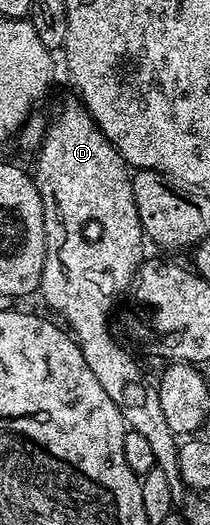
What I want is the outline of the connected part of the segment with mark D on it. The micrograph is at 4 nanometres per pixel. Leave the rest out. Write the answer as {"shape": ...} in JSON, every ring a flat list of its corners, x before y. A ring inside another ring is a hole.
{"shape":[[71,99,61,102,52,120,50,116,44,140,35,153,34,179,42,198,46,234,46,258,38,292,70,329,82,350,82,358,86,358,86,366,98,378,102,390,110,394,110,402,118,406,125,425,148,439,156,467,166,474,172,503,180,506,186,493,182,470,178,470,180,444,166,423,166,414,162,414,158,387,148,381,139,362,132,360,131,354,116,341,108,325,120,295,131,289,136,271,146,259,146,237,134,202,132,172,106,134,102,134,87,106,79,99],[88,224,100,227,96,240,84,237]]}

